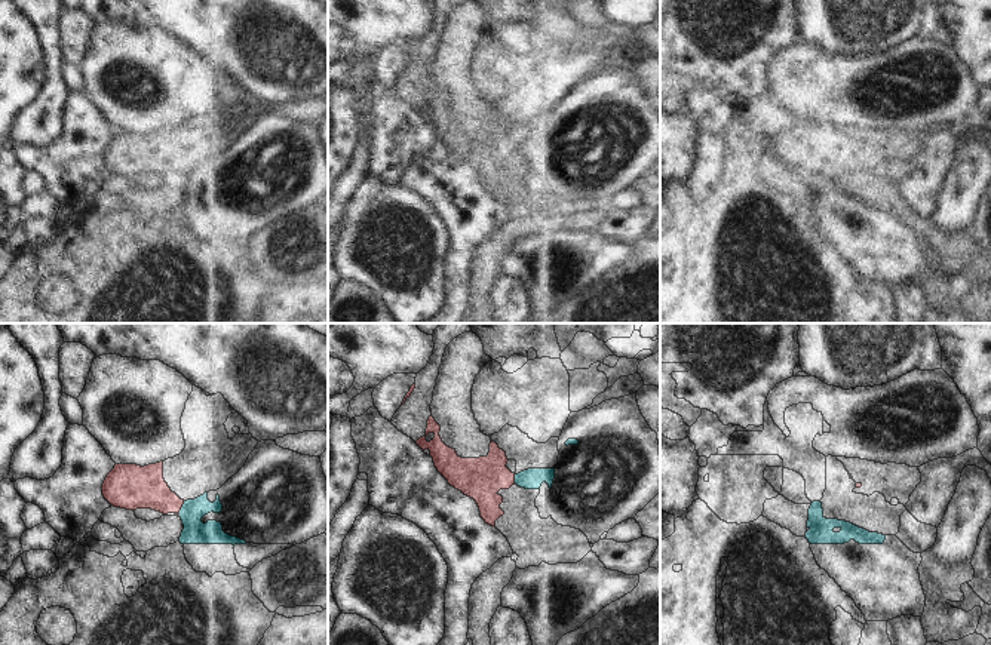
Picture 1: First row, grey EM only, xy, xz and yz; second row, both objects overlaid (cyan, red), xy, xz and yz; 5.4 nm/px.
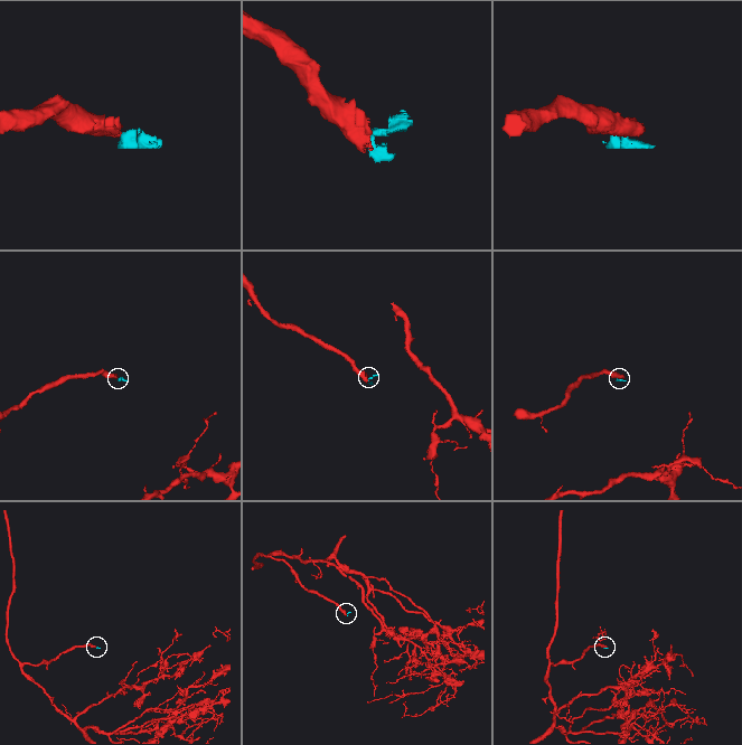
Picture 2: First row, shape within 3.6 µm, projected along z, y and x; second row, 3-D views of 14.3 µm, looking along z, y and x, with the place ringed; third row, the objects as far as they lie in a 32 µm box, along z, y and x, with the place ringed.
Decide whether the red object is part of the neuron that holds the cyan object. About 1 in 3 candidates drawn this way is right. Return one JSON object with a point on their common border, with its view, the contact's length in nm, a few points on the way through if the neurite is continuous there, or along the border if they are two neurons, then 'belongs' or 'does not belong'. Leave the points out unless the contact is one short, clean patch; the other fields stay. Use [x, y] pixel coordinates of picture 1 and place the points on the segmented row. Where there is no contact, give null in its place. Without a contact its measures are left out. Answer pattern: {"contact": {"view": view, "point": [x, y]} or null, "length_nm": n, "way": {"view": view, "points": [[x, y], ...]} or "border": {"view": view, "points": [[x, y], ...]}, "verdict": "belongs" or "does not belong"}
{"contact": {"view": "xy", "point": [181, 507]}, "length_nm": 70, "border": {"view": "xy", "points": [[184, 501], [178, 512]]}, "verdict": "does not belong"}

